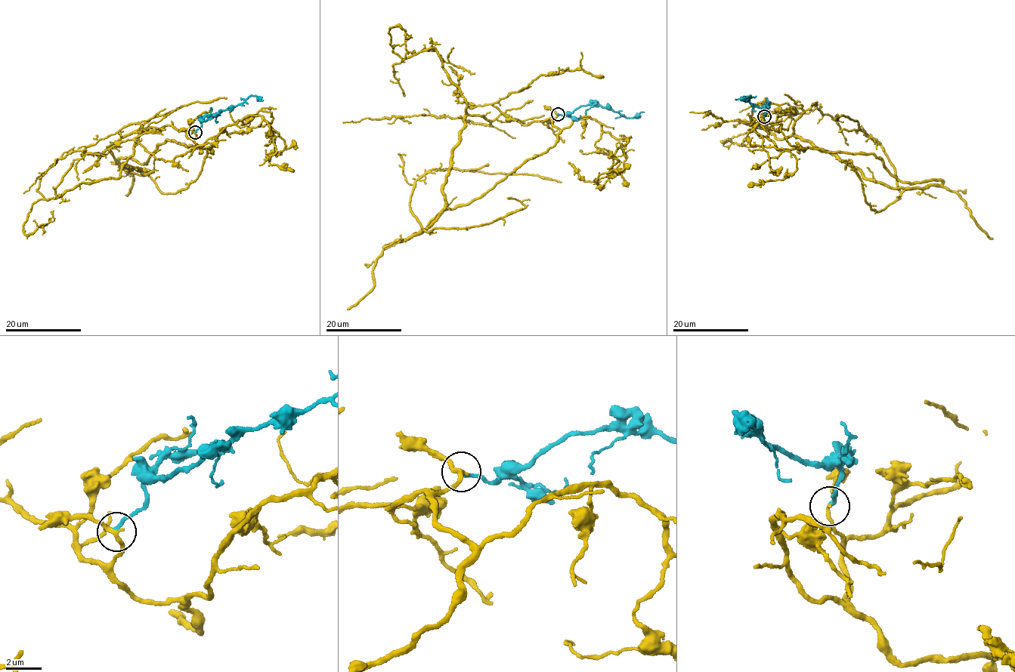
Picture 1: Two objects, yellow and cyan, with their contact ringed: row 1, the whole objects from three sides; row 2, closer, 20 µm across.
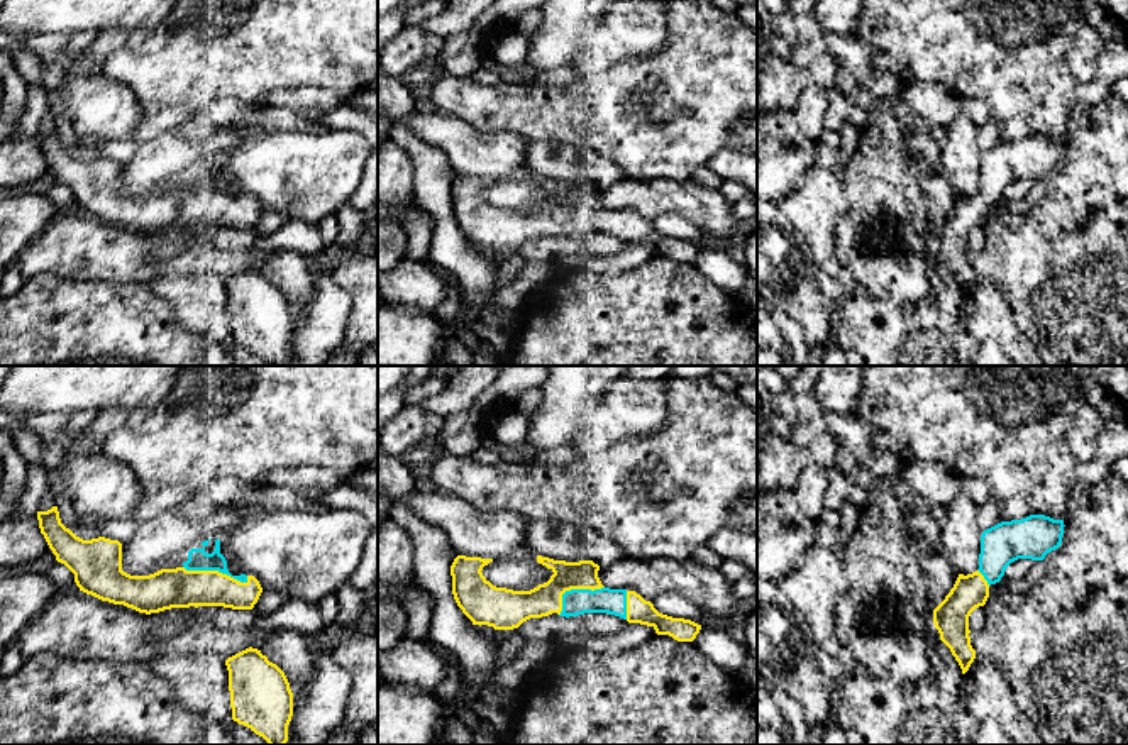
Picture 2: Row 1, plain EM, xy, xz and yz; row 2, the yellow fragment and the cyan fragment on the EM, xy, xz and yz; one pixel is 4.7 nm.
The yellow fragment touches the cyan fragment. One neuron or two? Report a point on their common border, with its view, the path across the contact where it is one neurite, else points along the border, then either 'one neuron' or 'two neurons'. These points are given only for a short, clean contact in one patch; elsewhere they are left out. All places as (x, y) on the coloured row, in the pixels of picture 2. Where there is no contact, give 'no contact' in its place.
xy (215, 571) | one neuron

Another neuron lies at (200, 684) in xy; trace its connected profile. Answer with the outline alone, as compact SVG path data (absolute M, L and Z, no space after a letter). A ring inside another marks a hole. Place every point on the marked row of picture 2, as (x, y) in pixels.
M220 655L158 657L149 667L174 687L176 699L190 711L212 721L232 718L229 670Z

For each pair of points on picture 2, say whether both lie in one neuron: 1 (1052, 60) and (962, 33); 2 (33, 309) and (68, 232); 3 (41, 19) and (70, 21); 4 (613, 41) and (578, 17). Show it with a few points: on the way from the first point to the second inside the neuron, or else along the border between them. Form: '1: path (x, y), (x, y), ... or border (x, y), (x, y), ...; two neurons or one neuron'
1: path (1030, 60), (1017, 60), (984, 39); one neuron
2: border (26, 276), (51, 273), (88, 281); two neurons
3: path (48, 19), (63, 19); one neuron
4: border (602, 17), (585, 46), (571, 60); two neurons

